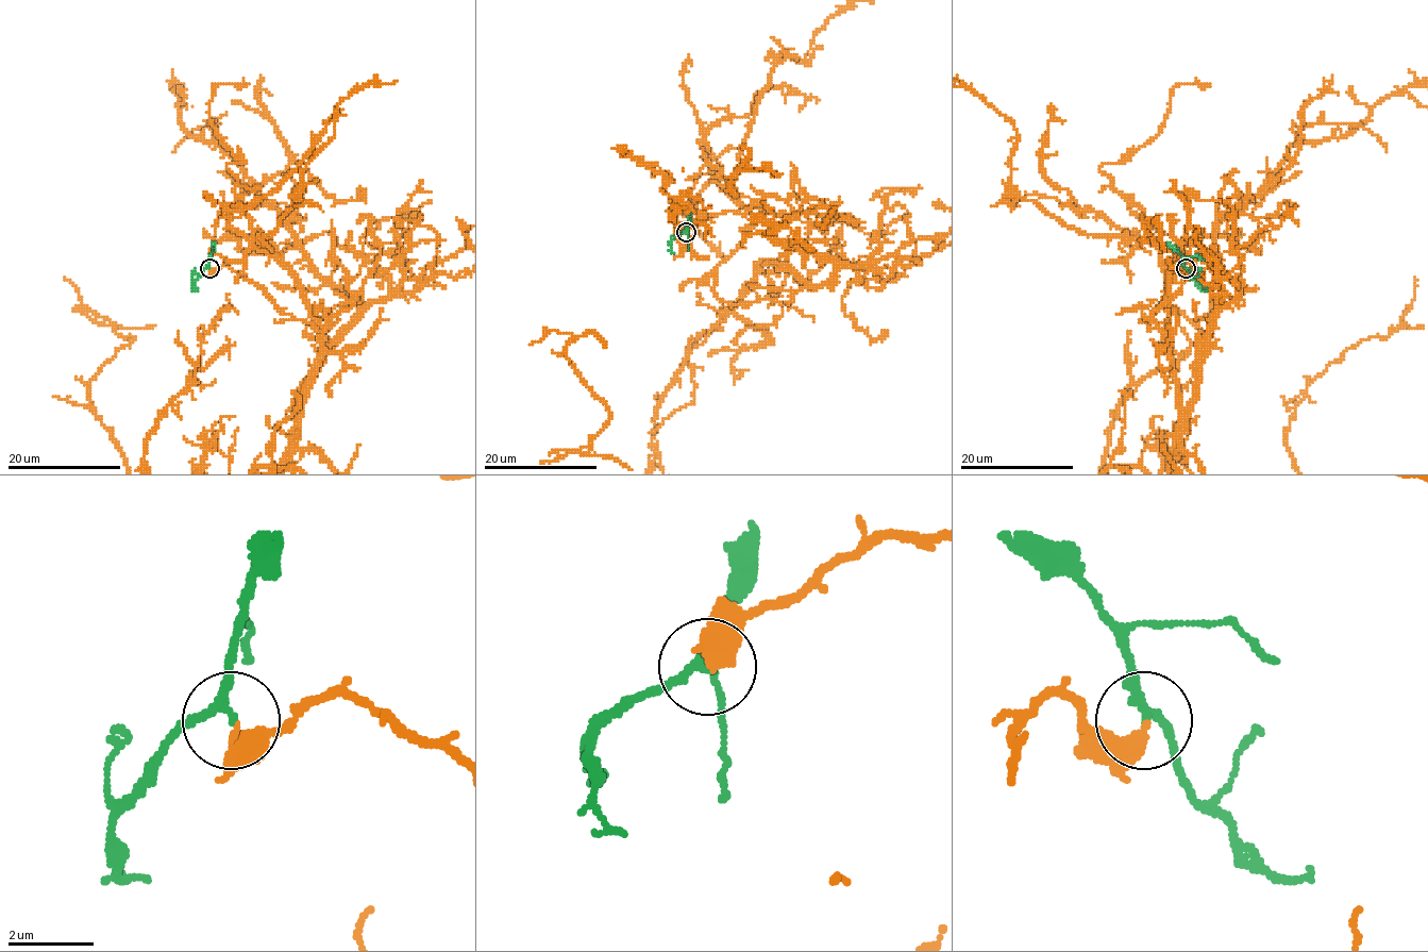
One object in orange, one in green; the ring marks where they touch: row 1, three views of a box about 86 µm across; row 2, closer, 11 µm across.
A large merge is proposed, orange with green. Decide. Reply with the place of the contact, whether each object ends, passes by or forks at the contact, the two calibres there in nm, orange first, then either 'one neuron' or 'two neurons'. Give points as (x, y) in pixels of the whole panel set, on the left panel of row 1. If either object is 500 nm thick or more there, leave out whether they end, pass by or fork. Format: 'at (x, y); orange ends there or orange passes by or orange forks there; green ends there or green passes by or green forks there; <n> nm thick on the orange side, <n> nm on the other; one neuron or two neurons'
at (210, 268); orange ends there; green passes by; 400 nm thick on the orange side, 180 nm on the other; two neurons

